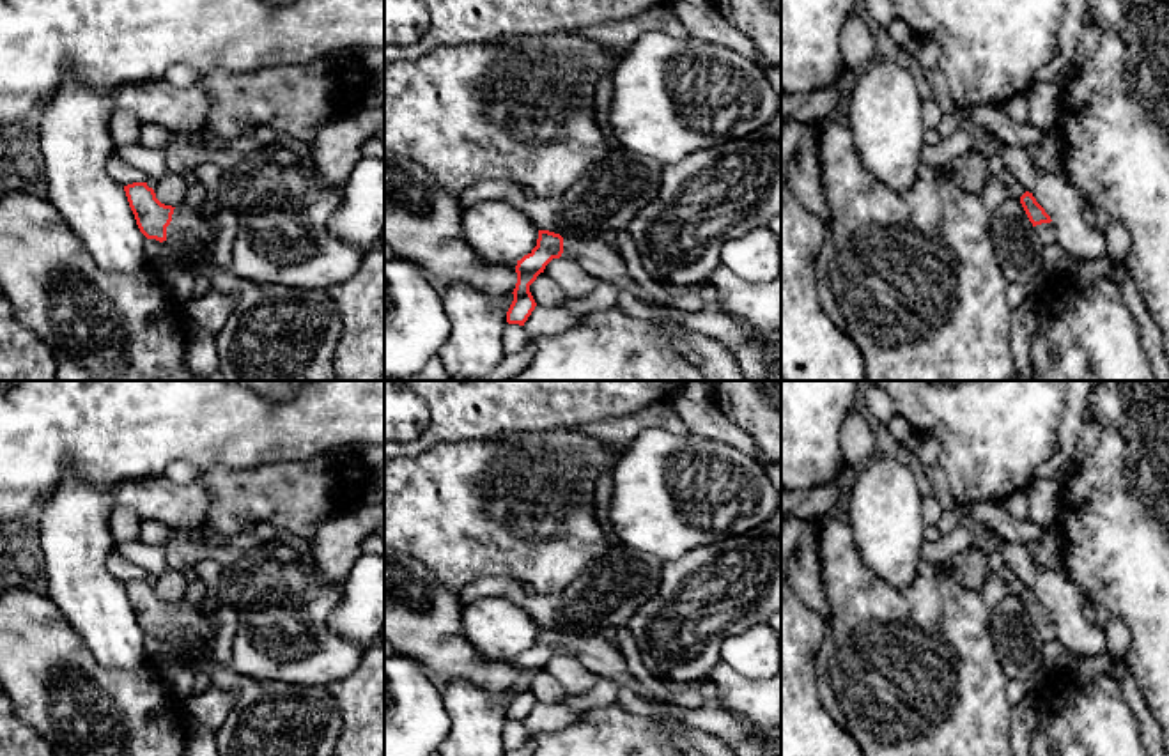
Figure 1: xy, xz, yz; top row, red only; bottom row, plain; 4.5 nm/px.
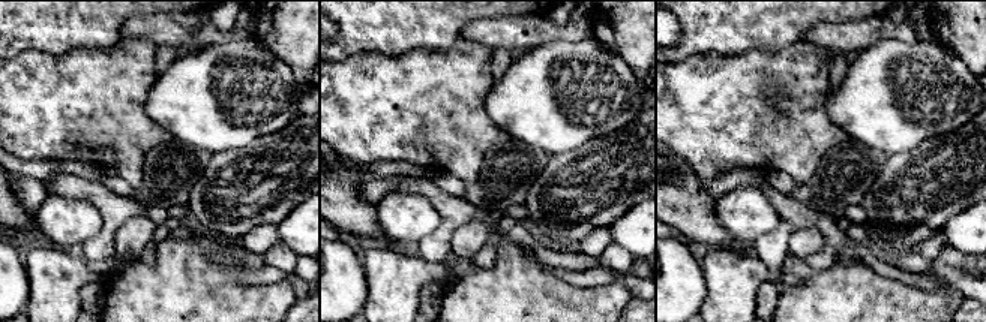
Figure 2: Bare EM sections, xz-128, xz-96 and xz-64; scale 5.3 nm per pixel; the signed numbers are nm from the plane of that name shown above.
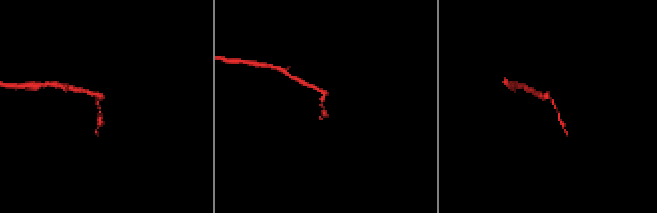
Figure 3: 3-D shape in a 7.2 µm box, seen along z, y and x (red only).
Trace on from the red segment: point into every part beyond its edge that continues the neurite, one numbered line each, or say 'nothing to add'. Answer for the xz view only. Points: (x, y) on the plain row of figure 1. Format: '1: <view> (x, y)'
1: xz (597, 654)

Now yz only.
1: yz (1045, 627)

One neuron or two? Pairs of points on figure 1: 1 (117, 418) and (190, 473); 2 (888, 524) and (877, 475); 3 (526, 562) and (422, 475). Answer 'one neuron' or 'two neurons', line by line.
1: two neurons
2: one neuron
3: one neuron

